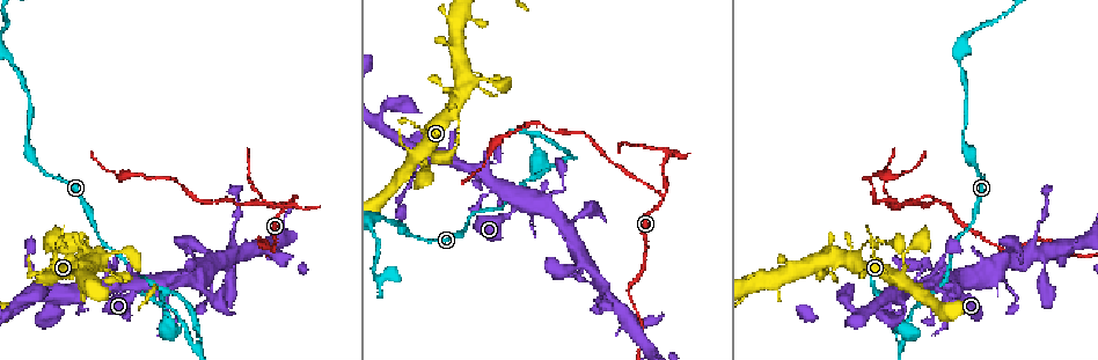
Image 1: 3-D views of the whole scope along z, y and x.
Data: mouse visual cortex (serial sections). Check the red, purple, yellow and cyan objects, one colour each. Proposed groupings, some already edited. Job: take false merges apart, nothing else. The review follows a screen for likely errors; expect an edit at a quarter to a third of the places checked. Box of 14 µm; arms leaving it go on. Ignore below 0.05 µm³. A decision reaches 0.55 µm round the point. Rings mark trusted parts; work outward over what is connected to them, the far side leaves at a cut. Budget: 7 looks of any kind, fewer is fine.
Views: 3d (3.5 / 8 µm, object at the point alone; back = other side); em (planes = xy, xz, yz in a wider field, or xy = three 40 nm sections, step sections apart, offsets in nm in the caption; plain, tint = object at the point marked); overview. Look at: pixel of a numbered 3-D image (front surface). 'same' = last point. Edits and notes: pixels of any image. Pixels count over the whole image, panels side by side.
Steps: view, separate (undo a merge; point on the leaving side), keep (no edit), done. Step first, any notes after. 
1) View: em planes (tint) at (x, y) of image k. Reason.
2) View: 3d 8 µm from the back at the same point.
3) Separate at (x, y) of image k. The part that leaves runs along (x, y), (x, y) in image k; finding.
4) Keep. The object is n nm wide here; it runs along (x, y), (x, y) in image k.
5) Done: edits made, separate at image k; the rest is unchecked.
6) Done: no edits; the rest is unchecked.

View: 3d 8 µm at (531, 205) of image 1. Looks like a crossing.

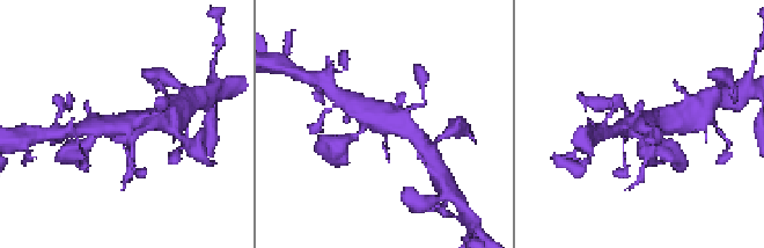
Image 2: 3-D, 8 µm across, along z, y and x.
View: em xy step 3 (tint) at (126, 123) of image 2. Now the EM.

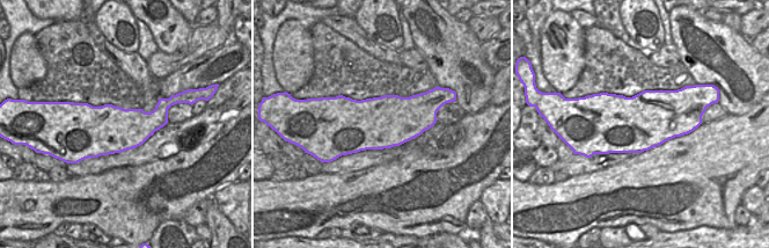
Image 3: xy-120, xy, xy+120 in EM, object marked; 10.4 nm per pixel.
Keep. It runs along (93, 135), (112, 125), (149, 118) in image 2; one cell here.

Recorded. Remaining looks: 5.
View: em xy step 1 (tint) at (551, 163) of image 1. Four arms meet.

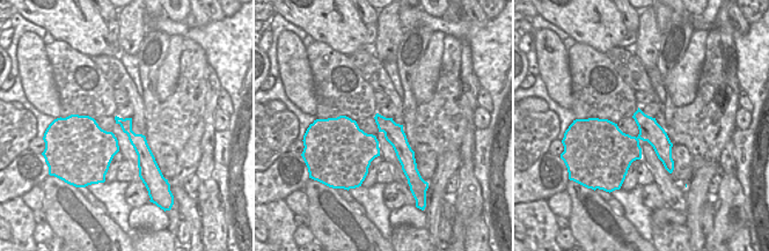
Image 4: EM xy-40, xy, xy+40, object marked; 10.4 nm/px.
View: 3d 3.5 µm at the same point.

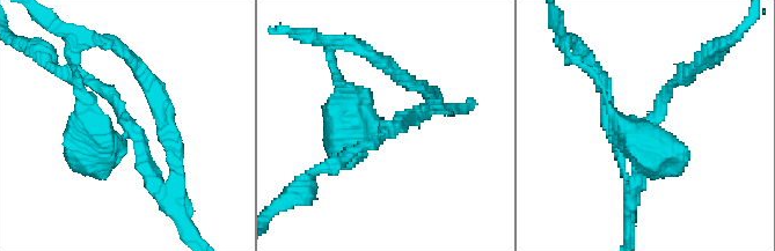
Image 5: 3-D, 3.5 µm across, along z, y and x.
Separate at (105, 142) of image 5. 4 arms meet here; the part that leaves runs along (124, 139), (92, 139), (78, 79) in image 5; a second cell is stuck on.

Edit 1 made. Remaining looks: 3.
View: 3d 3.5 µm at (233, 234) of image 1.

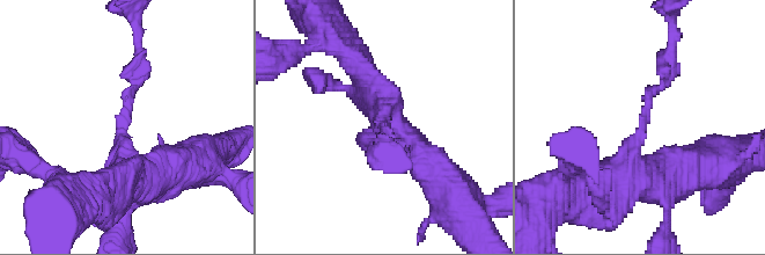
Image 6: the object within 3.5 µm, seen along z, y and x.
View: em xy step 3 (plain) at (642, 122) of image 6. The arms are 150, 450 nm wide.

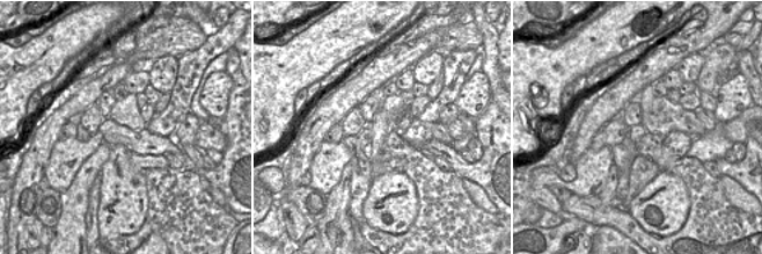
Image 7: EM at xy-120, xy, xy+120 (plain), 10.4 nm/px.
View: em xy step 3 (tint) at the same point.

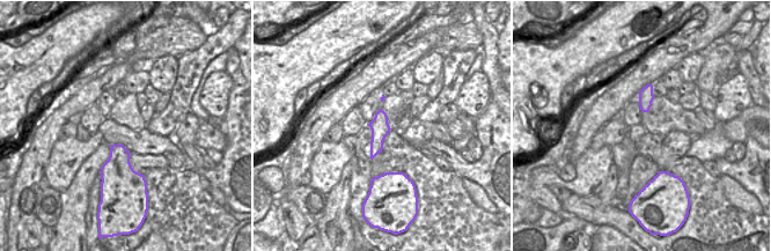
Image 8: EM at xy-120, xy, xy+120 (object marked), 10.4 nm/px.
Keep. The object is 190 nm wide here; it runs along (623, 187), (669, 59) in image 6; continuous, no second cell.

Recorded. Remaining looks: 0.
Done: edits made, separate at image 5; the rest is unchecked.

